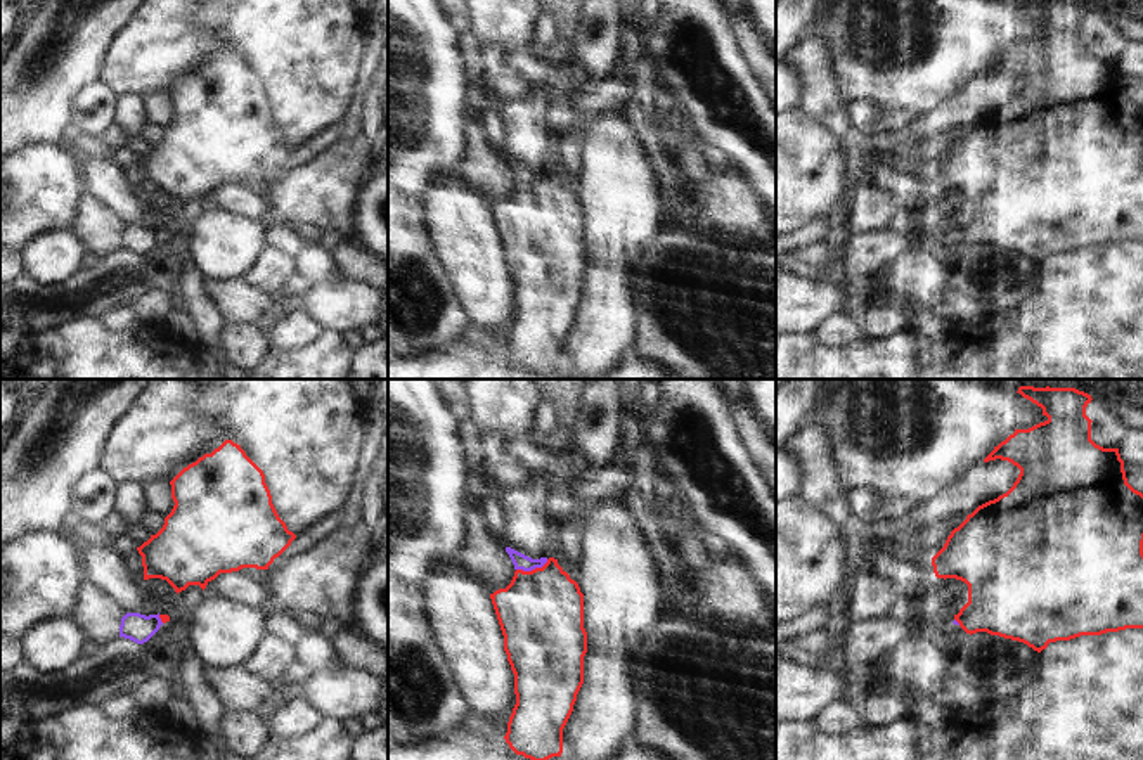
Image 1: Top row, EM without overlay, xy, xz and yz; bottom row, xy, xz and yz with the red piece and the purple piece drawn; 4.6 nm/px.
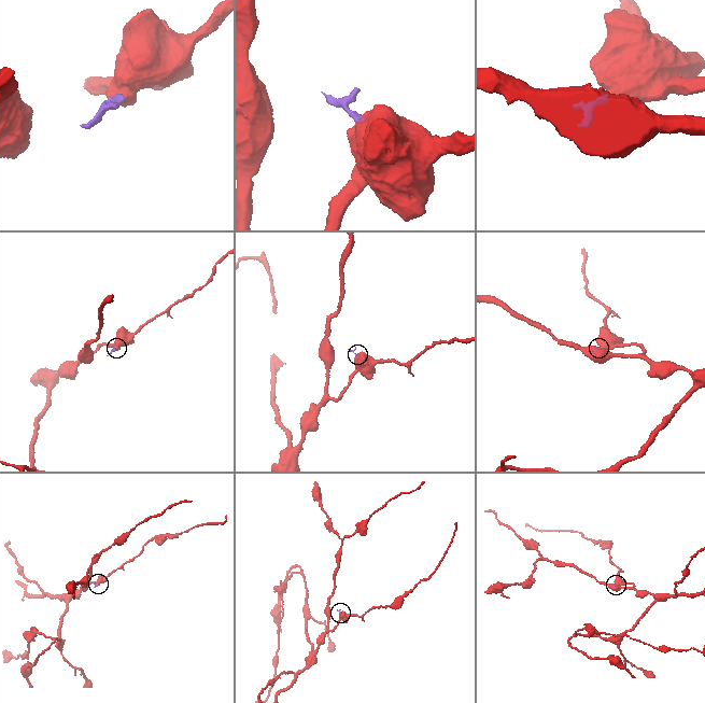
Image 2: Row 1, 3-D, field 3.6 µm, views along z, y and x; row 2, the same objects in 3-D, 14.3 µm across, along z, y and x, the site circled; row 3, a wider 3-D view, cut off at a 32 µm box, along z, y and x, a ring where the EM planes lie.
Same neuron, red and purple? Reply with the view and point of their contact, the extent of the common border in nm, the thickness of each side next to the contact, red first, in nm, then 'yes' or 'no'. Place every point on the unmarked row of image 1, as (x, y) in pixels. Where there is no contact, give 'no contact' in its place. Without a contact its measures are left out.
contact xz (532, 182); length 160 nm; calibres 400 and 70 nm; yes

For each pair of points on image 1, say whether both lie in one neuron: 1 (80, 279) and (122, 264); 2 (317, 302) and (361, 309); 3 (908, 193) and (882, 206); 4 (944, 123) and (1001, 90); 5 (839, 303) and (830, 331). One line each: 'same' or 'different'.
1: same
2: same
3: different
4: same
5: different

